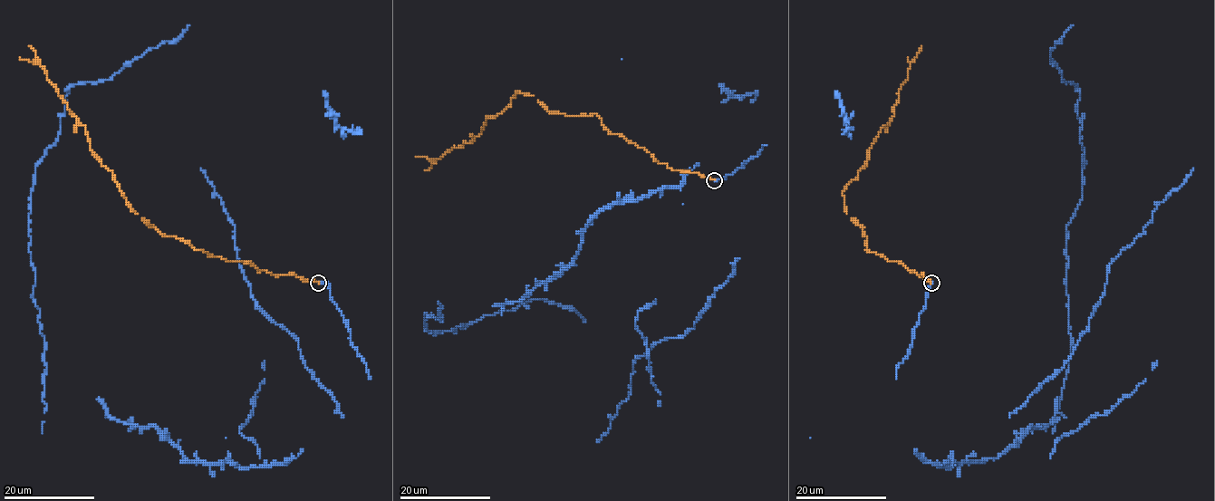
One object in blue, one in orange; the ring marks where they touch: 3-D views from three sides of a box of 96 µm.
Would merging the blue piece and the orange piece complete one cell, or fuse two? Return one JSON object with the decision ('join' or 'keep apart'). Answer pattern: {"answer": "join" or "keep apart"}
{"answer": "join"}

